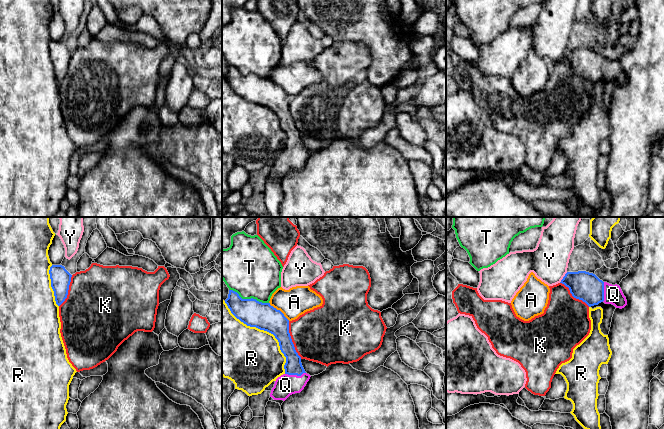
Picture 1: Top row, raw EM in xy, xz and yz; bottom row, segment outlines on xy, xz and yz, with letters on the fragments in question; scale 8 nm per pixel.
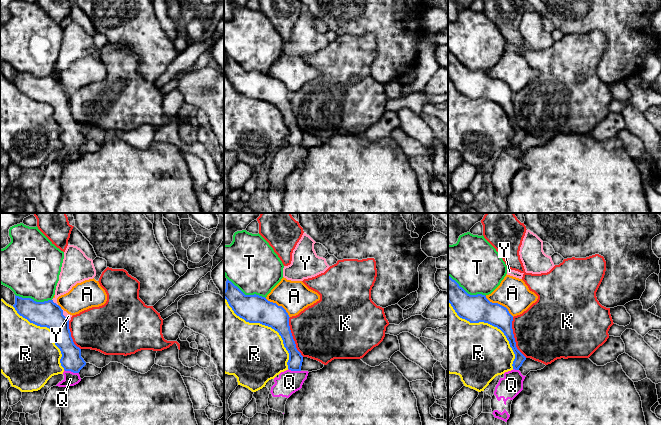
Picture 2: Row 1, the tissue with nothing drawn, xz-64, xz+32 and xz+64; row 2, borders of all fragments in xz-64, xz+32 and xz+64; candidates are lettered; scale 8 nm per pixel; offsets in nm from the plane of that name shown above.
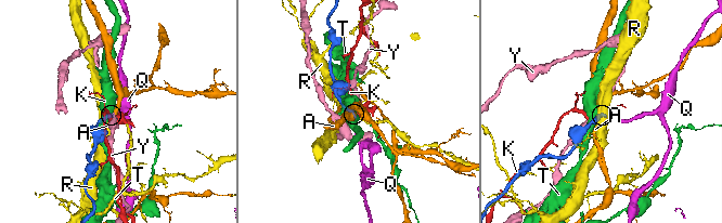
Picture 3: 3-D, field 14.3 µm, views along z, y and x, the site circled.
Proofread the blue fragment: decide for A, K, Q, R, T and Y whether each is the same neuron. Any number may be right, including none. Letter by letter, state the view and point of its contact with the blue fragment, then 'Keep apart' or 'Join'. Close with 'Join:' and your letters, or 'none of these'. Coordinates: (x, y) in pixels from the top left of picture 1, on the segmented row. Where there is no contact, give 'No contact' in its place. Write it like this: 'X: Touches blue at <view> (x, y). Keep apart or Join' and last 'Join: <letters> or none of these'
A: Touches blue at xz (279, 310). Keep apart
K: Touches blue at xz (291, 340). Keep apart
Q: Touches blue at xz (295, 374). Join
R: Touches blue at xz (266, 330). Keep apart
T: Touches blue at xz (249, 299). Keep apart
Y: Touches blue at yz (563, 277). Keep apart
Join: Q

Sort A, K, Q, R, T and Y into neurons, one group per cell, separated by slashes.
A / K / Q / R / T / Y

